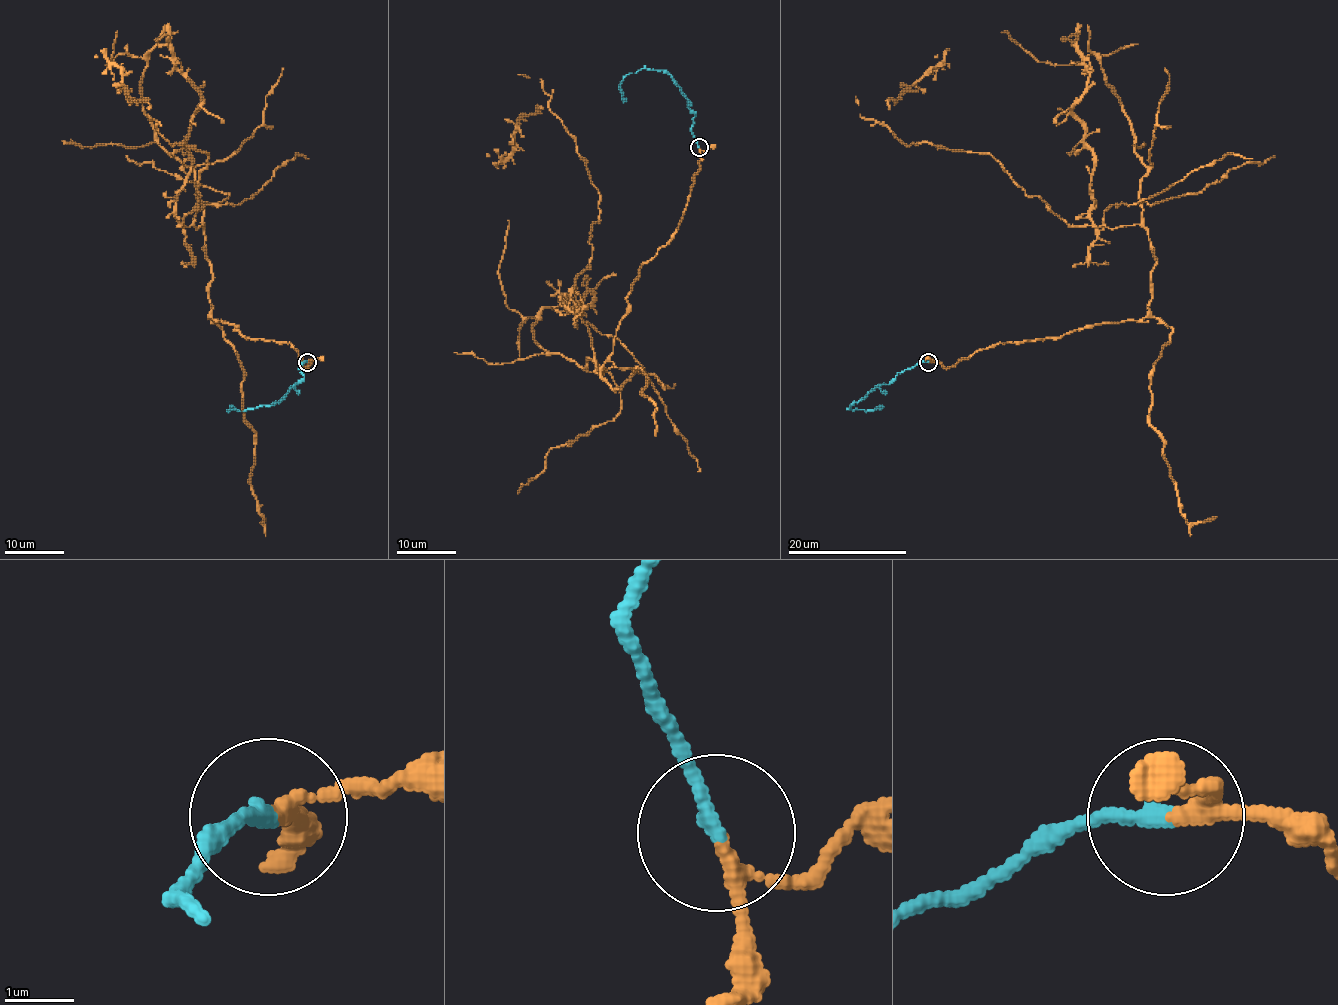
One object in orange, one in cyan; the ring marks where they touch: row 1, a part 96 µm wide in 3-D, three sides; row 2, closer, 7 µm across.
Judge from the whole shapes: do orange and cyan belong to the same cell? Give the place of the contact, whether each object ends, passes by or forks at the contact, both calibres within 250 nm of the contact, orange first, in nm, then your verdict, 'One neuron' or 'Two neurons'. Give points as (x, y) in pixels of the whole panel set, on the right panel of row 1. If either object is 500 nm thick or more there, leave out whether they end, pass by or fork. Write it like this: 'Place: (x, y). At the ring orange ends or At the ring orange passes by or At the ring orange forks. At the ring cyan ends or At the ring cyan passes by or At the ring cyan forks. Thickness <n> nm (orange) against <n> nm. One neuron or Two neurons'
Place: (928, 362). At the ring orange passes by. At the ring cyan ends. Thickness 190 nm (orange) against 240 nm. One neuron

